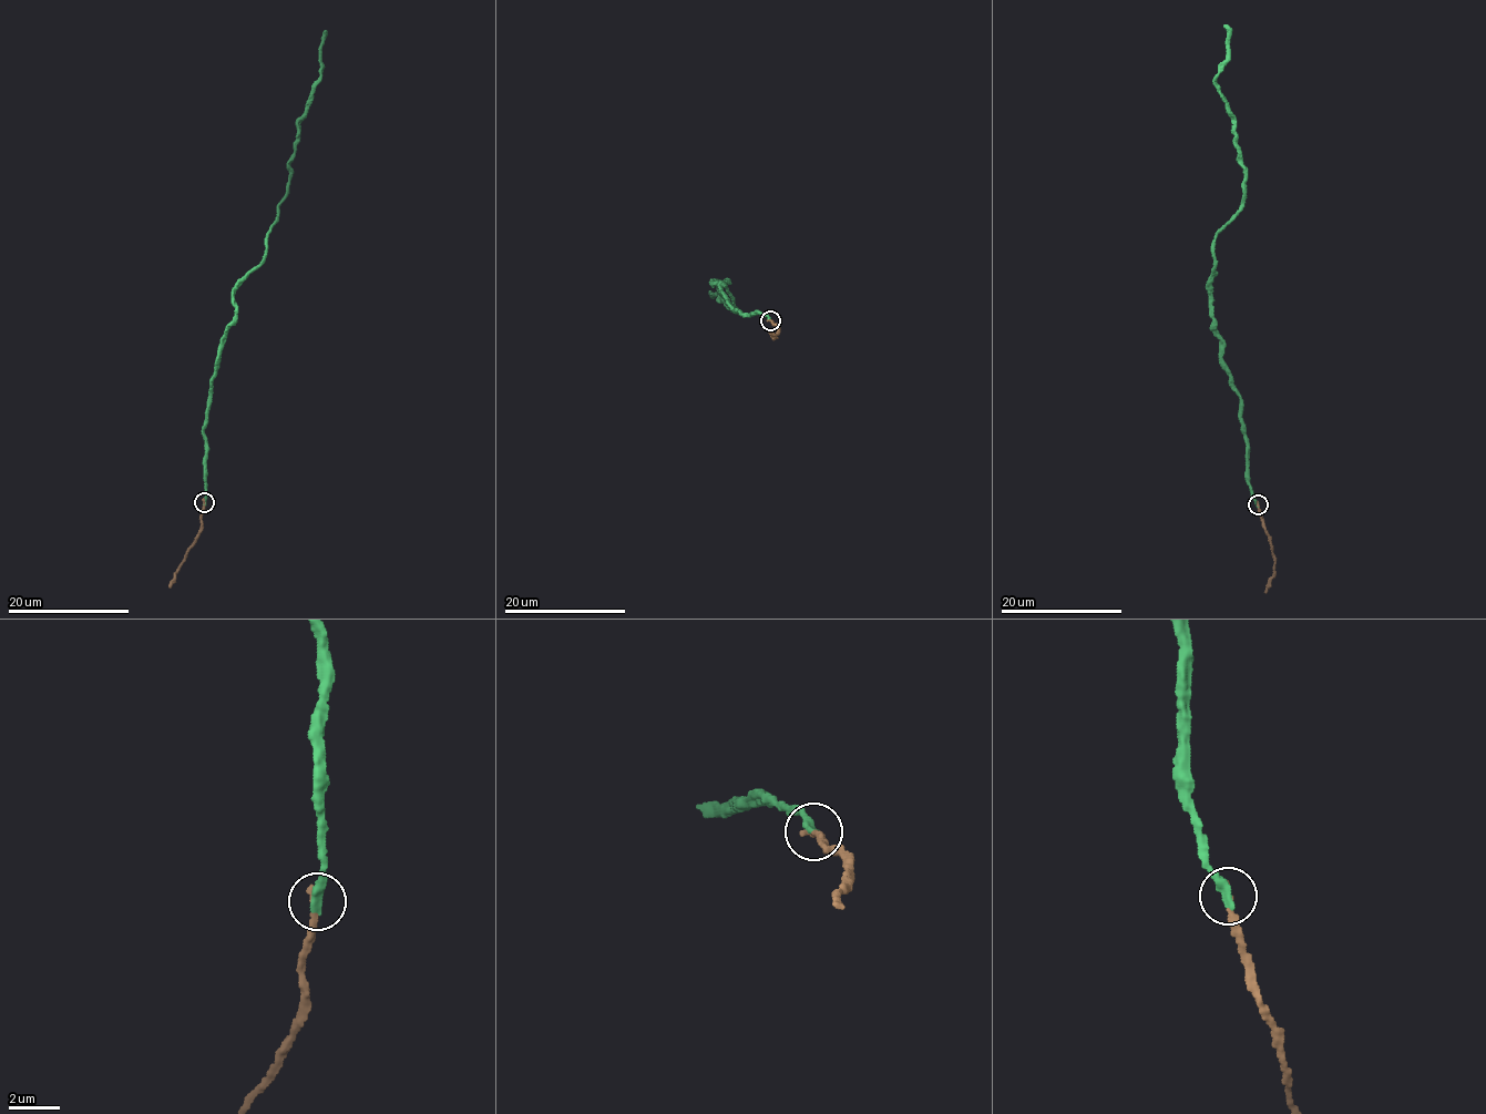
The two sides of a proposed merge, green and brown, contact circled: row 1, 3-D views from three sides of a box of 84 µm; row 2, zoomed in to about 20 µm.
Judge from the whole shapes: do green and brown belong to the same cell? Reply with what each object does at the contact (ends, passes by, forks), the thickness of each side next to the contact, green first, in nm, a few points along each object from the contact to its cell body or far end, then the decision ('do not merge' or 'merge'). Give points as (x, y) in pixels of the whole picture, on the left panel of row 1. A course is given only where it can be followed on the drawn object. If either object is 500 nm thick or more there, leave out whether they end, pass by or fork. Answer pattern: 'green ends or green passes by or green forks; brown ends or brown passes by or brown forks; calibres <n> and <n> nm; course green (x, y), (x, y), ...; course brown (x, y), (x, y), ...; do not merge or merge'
green ends; brown ends; calibres 440 and 280 nm; course green (204, 502), (208, 391), (234, 322), (234, 289), (265, 255), (287, 190), (298, 121), (320, 75), (325, 31); course brown (204, 502), (200, 531), (170, 586); merge

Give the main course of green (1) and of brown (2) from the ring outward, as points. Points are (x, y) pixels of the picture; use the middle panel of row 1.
1: (769, 319), (731, 310), (724, 285), (711, 285), (728, 279), (736, 309), (718, 302), (716, 280), (710, 292)
2: (769, 322), (778, 326), (777, 337), (769, 329)

